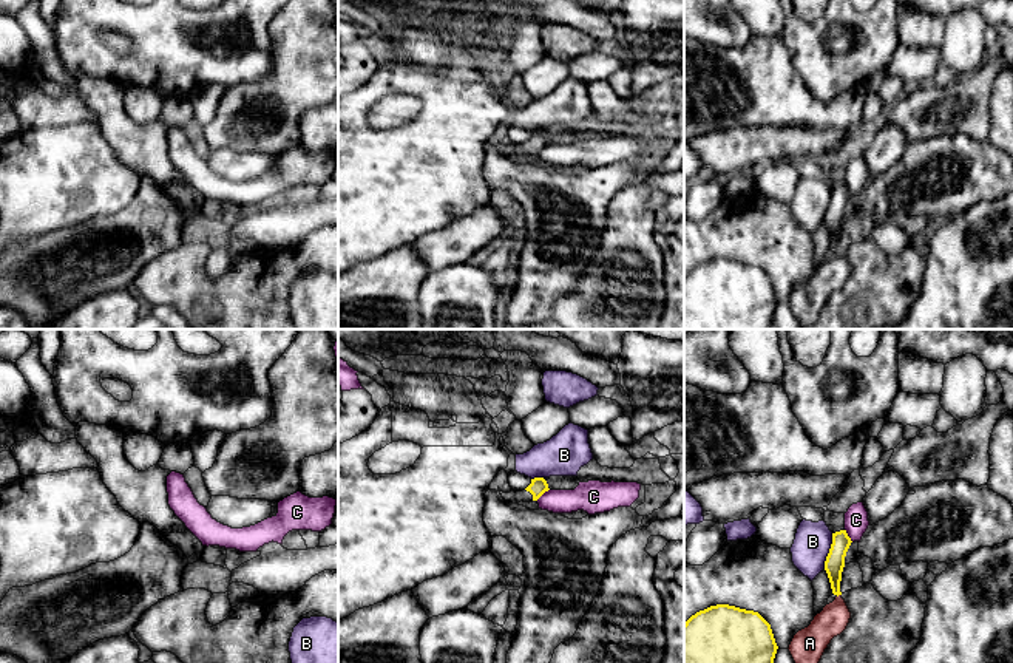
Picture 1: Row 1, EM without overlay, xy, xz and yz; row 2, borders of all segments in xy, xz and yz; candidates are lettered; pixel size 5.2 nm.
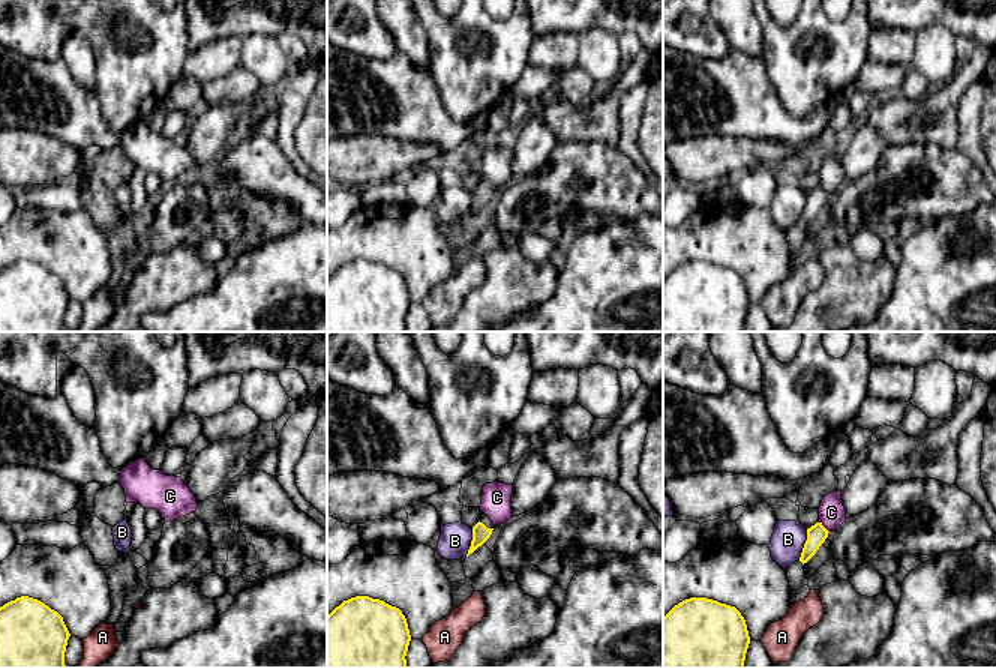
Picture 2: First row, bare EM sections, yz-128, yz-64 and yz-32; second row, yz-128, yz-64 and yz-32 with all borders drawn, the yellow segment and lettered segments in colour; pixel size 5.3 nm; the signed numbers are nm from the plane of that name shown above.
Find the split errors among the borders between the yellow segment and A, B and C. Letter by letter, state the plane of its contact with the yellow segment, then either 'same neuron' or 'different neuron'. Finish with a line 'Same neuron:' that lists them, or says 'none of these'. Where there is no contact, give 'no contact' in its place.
A: meets yellow in yz; different neuron
B: meets yellow in yz; different neuron
C: meets yellow in xz; different neuron
Same neuron: none of these

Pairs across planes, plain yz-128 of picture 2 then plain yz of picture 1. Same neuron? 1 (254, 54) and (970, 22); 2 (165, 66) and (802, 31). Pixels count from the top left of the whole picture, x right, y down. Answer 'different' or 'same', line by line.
1: same
2: same

